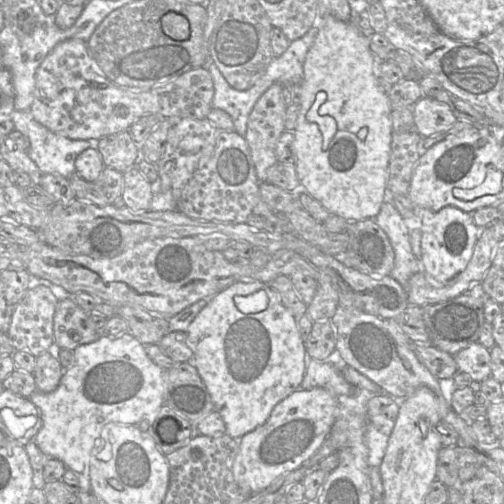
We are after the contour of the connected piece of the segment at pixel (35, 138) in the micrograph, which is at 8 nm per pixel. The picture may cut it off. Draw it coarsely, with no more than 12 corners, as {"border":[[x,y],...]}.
{"border":[[14,110],[15,130],[43,174],[68,179],[99,139],[73,140]]}

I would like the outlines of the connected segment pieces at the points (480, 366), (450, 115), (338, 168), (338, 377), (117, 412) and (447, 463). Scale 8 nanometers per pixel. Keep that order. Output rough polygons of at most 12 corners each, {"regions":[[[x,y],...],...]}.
{"regions":[[[479,342],[453,355],[459,372],[491,377],[490,352]],[[422,96],[412,109],[422,137],[457,121],[451,108]],[[328,15],[294,129],[307,193],[348,221],[387,187],[392,106],[380,62]],[[310,357],[301,388],[351,397],[354,388],[334,365]],[[131,333],[73,350],[29,397],[33,441],[80,474],[106,424],[164,405],[166,372]],[[442,447],[436,480],[447,488],[472,479],[485,455]]]}

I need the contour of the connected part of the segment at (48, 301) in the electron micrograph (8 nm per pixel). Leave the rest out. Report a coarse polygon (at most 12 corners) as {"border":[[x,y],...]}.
{"border":[[28,289],[7,332],[16,351],[37,357],[54,344],[59,300]]}

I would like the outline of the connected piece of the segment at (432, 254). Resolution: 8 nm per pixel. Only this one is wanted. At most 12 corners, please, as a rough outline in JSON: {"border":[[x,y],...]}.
{"border":[[454,206],[418,210],[421,270],[443,286],[467,266],[481,227]]}

